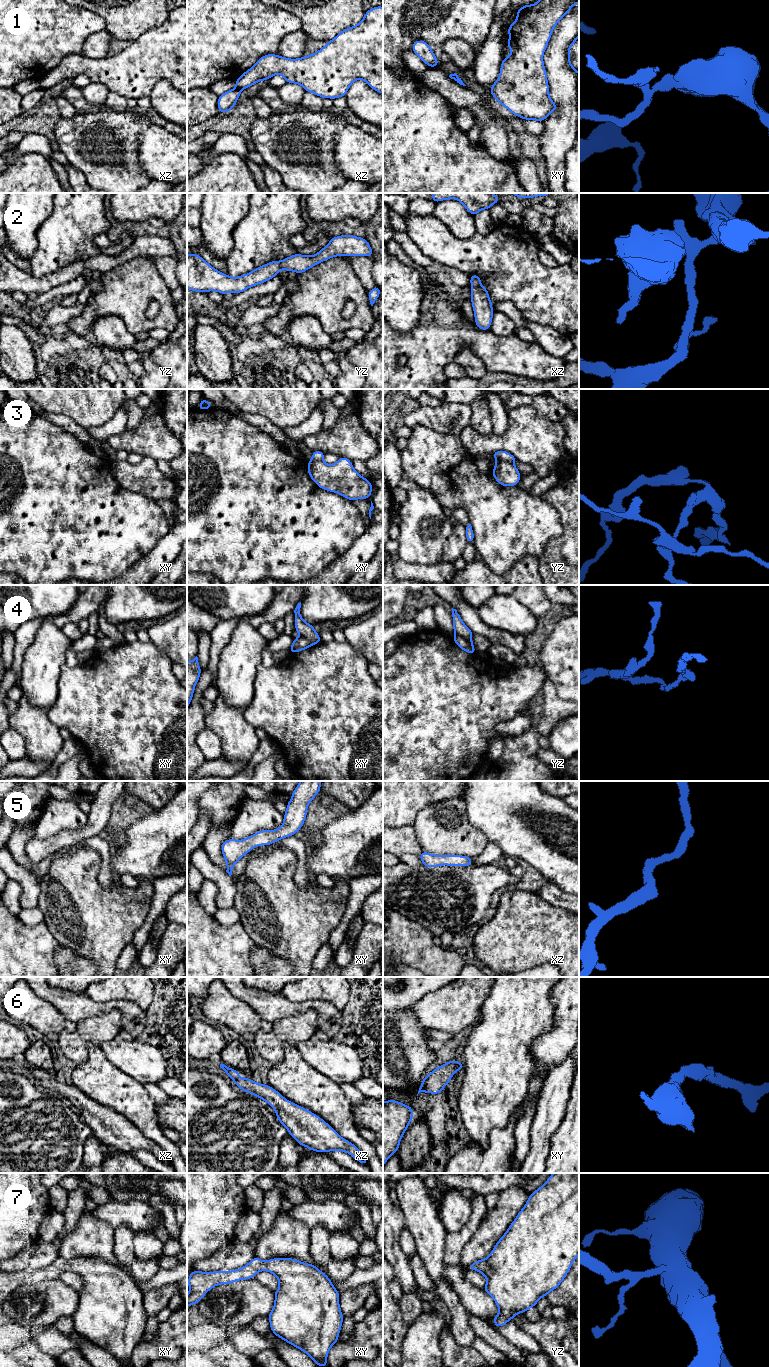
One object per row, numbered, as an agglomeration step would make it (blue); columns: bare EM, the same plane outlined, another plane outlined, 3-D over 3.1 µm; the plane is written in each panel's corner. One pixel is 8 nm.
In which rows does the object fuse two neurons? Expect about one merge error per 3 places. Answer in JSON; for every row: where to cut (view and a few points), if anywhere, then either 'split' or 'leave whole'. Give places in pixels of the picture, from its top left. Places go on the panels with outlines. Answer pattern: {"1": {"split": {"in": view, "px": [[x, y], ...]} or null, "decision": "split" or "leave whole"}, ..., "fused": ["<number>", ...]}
{"1": {"split": {"in": "xz", "px": [[236, 86], [240, 90]]}, "decision": "split"}, "2": {"split": null, "decision": "leave whole"}, "3": {"split": {"in": "yz", "px": [[497, 460], [512, 463]]}, "decision": "split"}, "4": {"split": {"in": "yz", "px": [[455, 634], [465, 638], [472, 645]]}, "decision": "split"}, "5": {"split": null, "decision": "leave whole"}, "6": {"split": null, "decision": "leave whole"}, "7": {"split": null, "decision": "leave whole"}, "fused": ["1", "3", "4"]}

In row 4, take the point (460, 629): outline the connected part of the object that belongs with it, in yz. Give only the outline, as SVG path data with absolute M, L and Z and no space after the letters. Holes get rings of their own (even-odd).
M452 608L453 629L455 635L461 636L472 644L472 631L464 624L456 609ZM472 644L473 645L473 644Z

